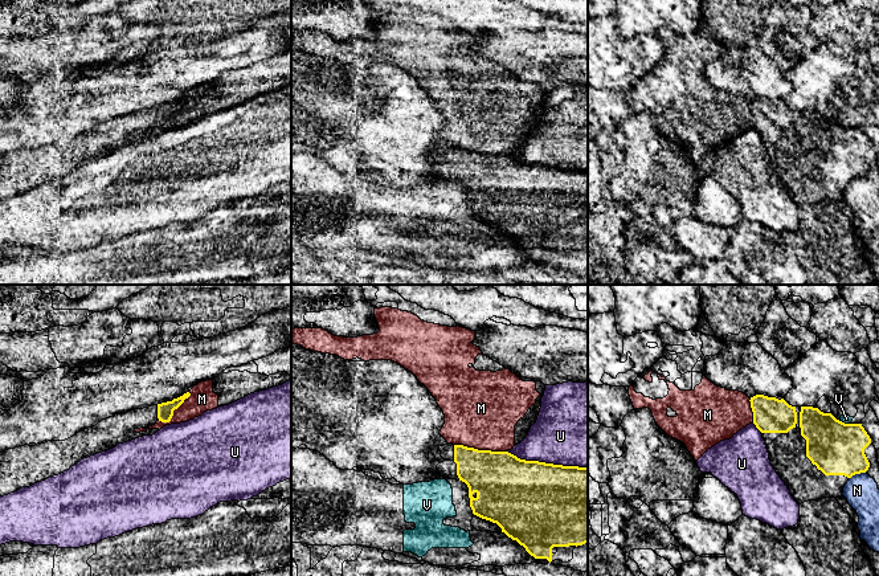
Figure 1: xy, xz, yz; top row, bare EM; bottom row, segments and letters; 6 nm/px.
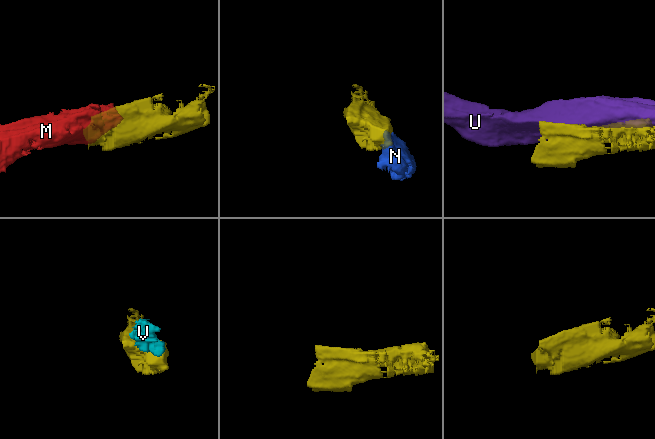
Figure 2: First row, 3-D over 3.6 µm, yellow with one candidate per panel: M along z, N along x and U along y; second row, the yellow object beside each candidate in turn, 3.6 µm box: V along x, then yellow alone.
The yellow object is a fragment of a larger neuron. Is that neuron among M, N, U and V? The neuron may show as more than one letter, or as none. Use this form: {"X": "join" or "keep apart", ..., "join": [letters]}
{"M": "keep apart", "N": "keep apart", "U": "keep apart", "V": "keep apart", "join": []}

